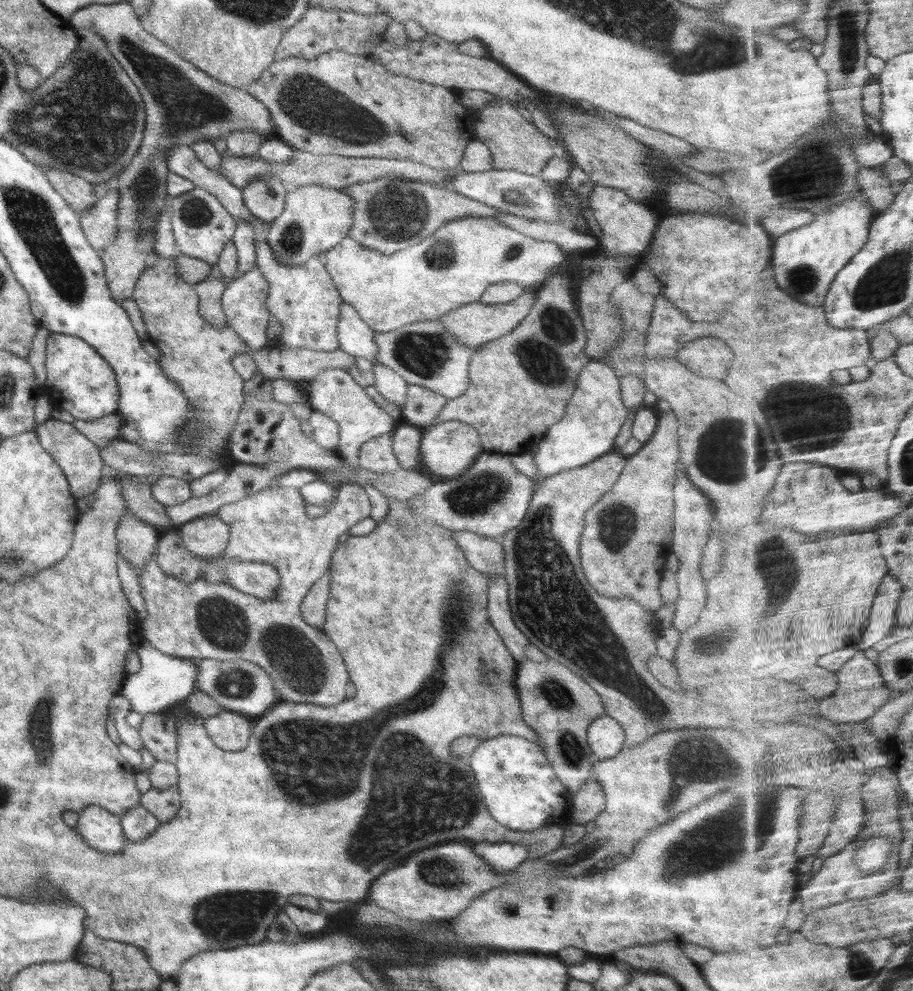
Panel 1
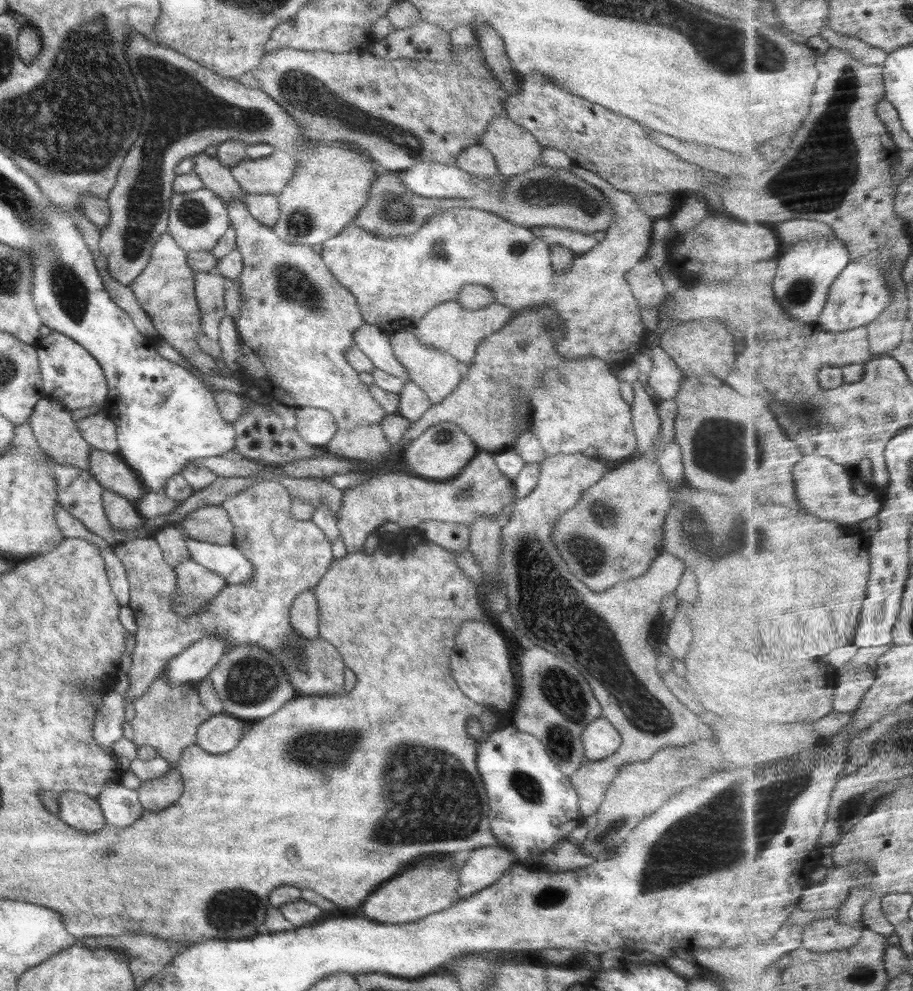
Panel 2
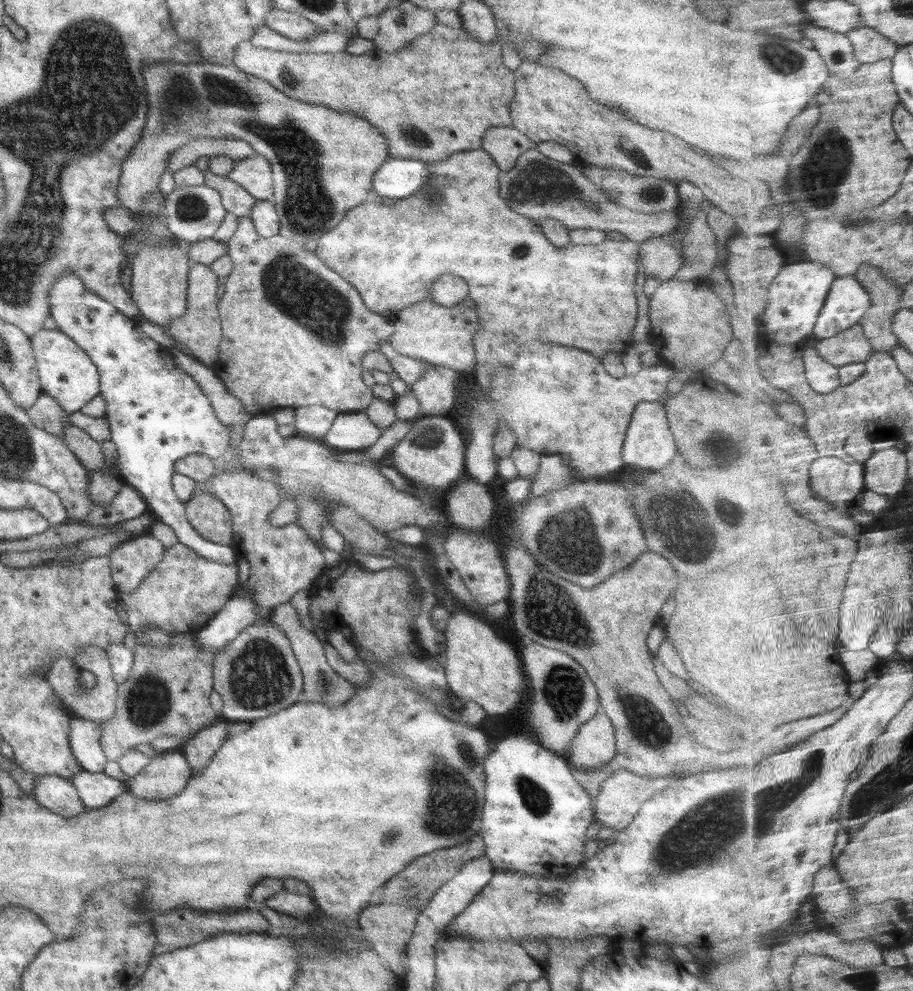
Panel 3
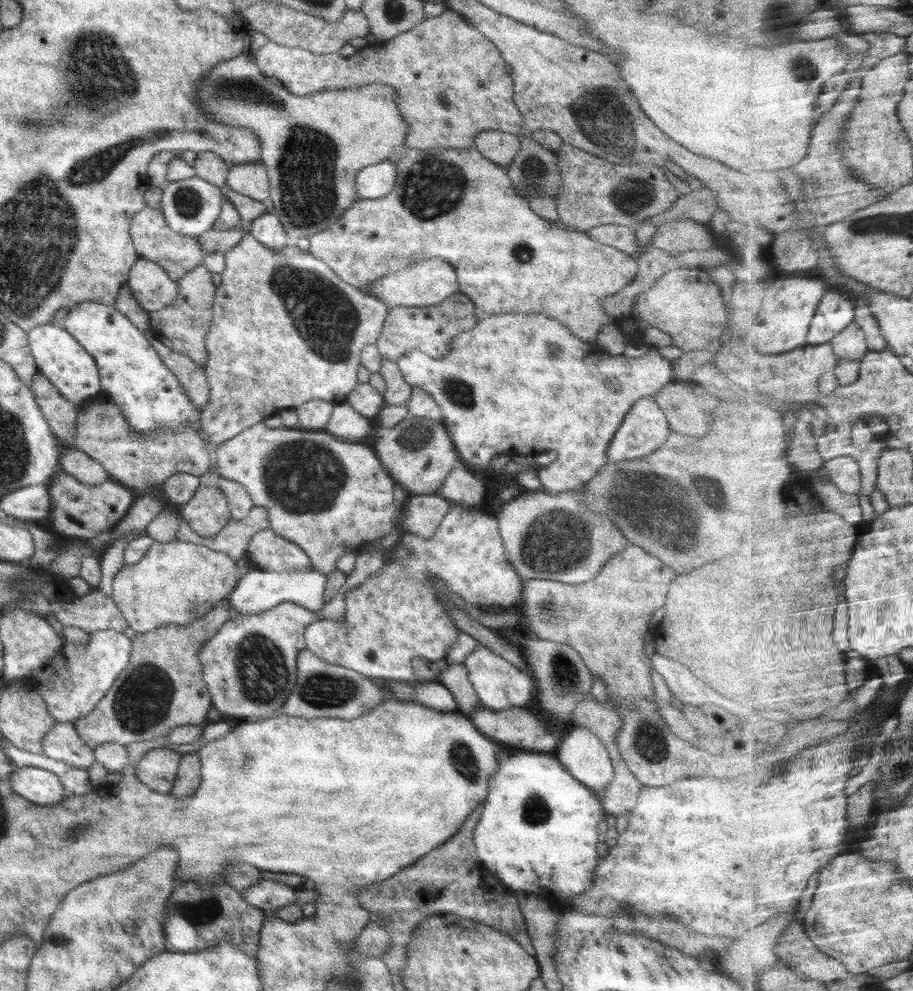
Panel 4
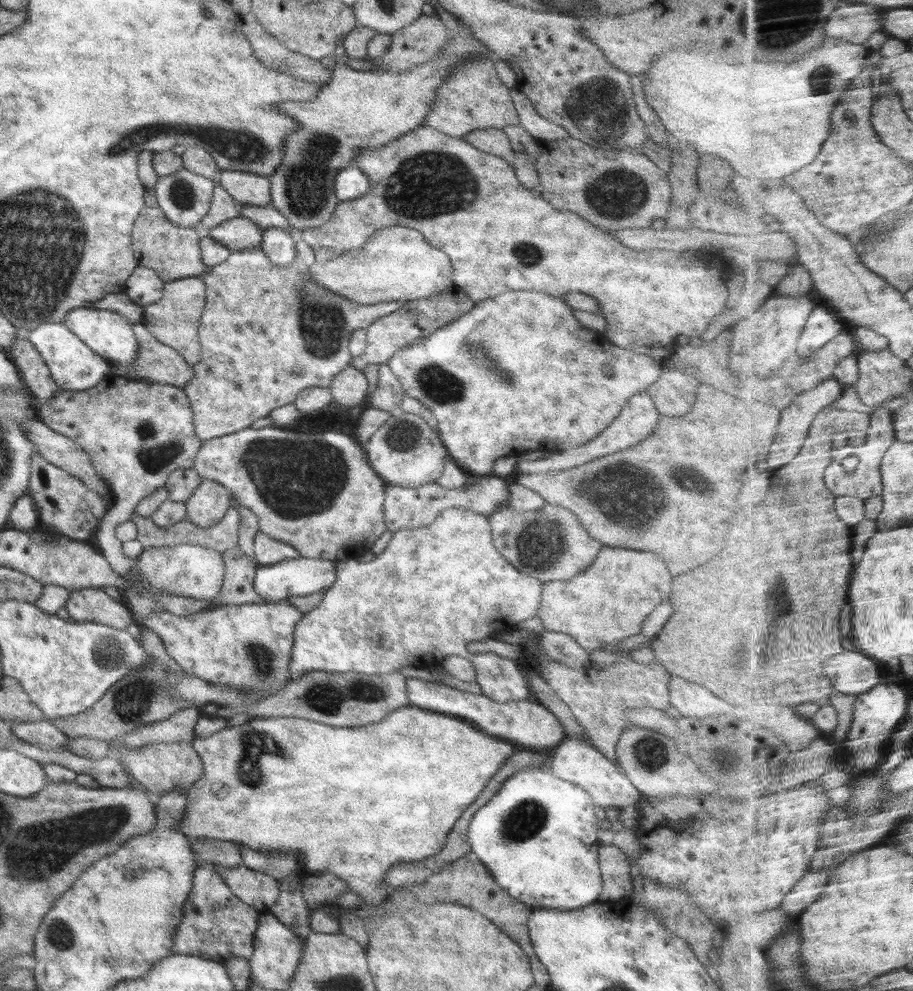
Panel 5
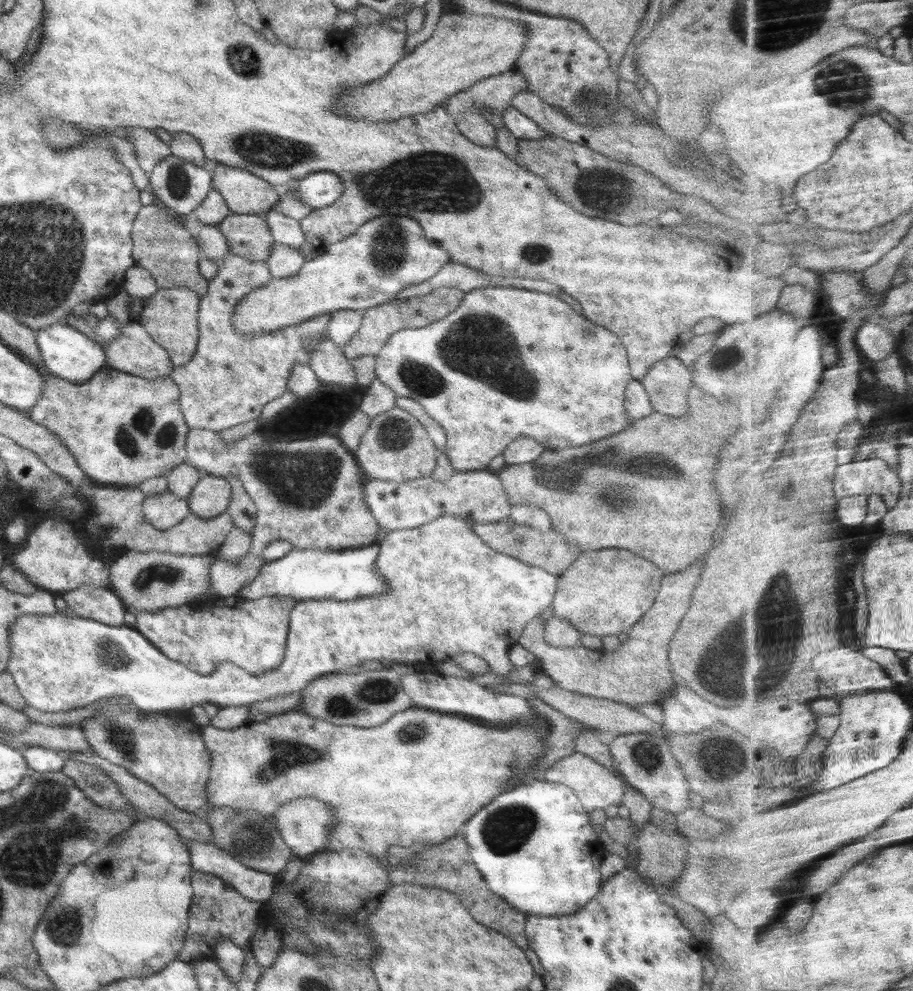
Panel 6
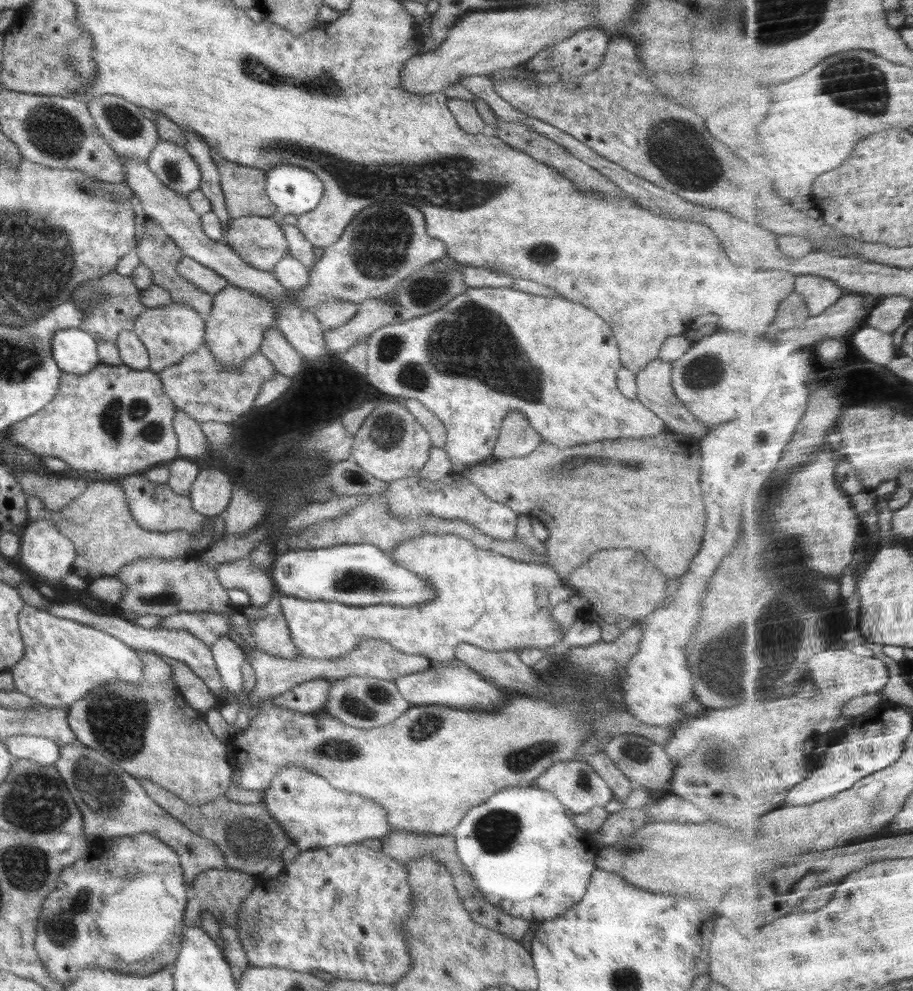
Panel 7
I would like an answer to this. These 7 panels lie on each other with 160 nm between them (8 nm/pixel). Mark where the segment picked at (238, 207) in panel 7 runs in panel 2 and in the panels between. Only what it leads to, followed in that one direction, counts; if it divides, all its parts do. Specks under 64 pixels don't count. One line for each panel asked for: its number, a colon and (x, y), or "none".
2: (269, 175)
3: (253, 173)
4: (251, 180)
5: (245, 188)
6: (245, 193)

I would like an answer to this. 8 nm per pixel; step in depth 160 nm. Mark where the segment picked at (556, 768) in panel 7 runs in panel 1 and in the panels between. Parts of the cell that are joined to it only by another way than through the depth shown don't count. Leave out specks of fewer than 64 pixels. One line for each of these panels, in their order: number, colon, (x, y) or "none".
1: (606, 737)
2: (600, 739)
3: (594, 746)
4: (583, 754)
5: (576, 761)
6: (596, 787)

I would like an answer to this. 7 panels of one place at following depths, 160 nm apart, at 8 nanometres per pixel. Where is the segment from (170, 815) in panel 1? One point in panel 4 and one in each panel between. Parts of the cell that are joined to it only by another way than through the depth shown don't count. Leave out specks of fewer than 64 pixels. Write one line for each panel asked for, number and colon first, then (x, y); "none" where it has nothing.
2: (160, 793)
3: (166, 775)
4: (157, 769)

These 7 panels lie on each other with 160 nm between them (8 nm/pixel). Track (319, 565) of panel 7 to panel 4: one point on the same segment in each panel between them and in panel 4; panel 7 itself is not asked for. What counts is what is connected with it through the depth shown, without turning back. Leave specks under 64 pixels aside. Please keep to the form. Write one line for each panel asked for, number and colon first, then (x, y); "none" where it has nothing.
4: (259, 590)
5: (302, 576)
6: (348, 574)

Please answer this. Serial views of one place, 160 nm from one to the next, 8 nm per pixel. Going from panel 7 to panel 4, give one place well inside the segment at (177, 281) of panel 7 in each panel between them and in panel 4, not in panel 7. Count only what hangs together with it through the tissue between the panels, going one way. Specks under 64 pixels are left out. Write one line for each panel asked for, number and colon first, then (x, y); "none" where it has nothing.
4: (153, 240)
5: (174, 252)
6: (167, 251)

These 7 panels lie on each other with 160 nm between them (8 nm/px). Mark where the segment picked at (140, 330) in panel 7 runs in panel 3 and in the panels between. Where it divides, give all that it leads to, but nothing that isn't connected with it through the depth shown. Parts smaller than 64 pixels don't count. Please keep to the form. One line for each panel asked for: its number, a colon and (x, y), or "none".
3: (199, 329)
4: (183, 326)
5: (174, 320)
6: (169, 316)

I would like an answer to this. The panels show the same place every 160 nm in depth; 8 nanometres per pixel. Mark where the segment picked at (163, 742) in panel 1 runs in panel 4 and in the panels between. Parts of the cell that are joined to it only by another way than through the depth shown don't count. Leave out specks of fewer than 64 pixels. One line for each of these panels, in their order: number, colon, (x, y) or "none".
2: (166, 716)
3: (167, 693)
4: (163, 688)

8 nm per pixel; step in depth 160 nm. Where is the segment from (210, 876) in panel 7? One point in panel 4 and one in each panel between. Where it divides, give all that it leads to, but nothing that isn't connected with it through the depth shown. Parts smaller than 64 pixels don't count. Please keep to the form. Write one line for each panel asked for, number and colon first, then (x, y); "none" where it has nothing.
4: (199, 916)
5: (216, 925)
6: (217, 911)

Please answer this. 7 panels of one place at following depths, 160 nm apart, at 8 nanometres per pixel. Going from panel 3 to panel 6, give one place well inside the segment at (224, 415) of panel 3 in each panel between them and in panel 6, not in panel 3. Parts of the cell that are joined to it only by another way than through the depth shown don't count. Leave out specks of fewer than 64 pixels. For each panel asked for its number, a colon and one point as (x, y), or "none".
4: (191, 376)
5: (157, 362)
6: (134, 352)

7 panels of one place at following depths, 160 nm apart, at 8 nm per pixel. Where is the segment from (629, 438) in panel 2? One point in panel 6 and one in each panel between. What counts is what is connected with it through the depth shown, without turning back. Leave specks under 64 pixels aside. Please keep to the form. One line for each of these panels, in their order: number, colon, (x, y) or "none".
3: (558, 400)
4: (519, 384)
5: (516, 373)
6: (507, 362)

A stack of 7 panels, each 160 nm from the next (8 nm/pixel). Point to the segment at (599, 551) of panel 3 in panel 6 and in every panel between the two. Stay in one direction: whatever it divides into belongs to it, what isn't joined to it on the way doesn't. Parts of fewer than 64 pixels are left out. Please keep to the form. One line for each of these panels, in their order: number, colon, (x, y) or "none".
4: (539, 541)
5: (549, 544)
6: (548, 550)

